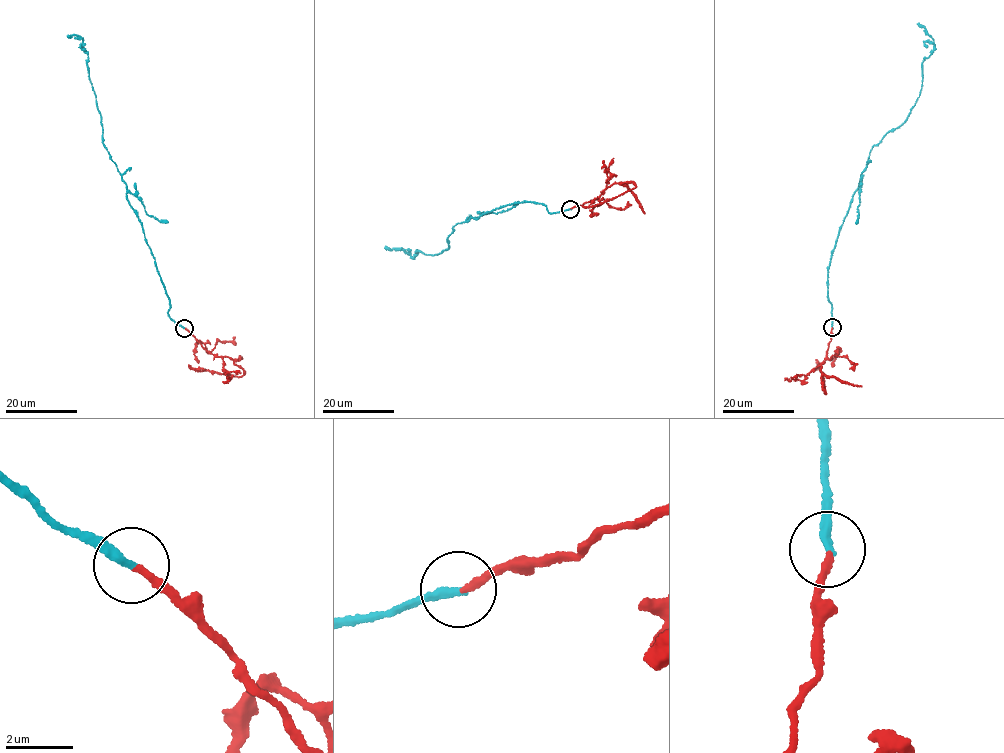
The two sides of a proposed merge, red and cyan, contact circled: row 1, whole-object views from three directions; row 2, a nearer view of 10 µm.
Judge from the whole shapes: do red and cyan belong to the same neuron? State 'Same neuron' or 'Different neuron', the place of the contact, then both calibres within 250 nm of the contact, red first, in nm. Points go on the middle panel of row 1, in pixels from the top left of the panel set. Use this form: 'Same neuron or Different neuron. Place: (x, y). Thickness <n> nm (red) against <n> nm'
Same neuron. Place: (570, 209). Thickness 200 nm (red) against 280 nm

